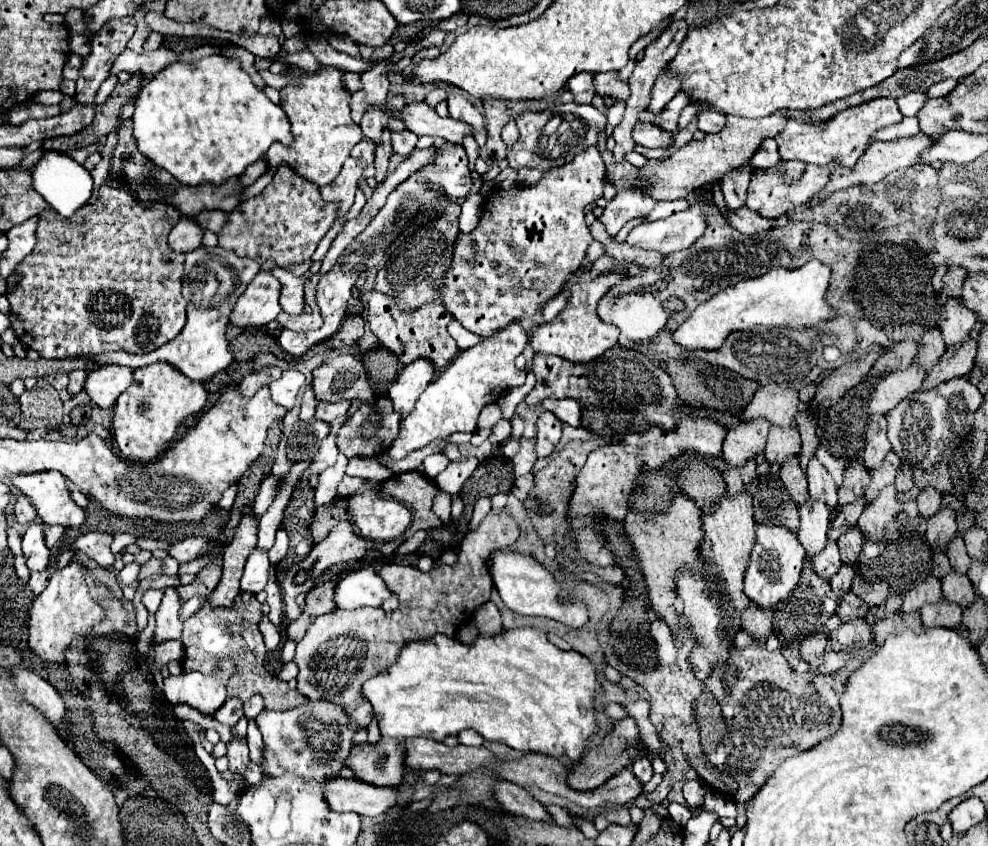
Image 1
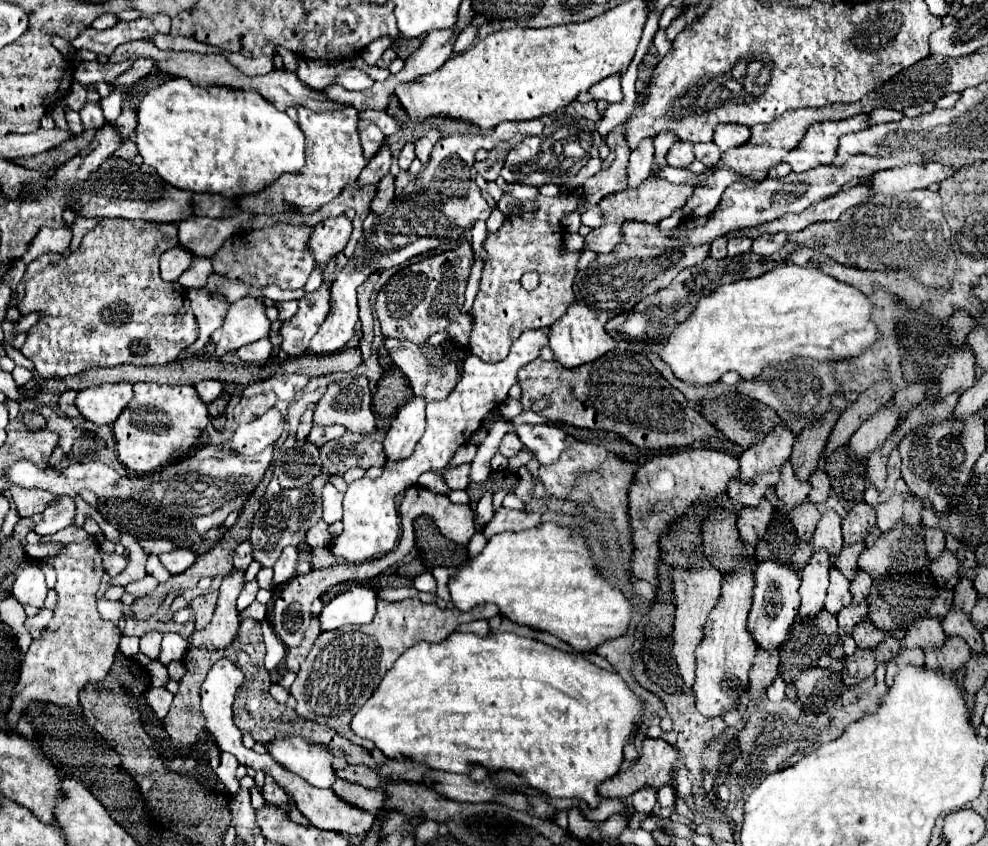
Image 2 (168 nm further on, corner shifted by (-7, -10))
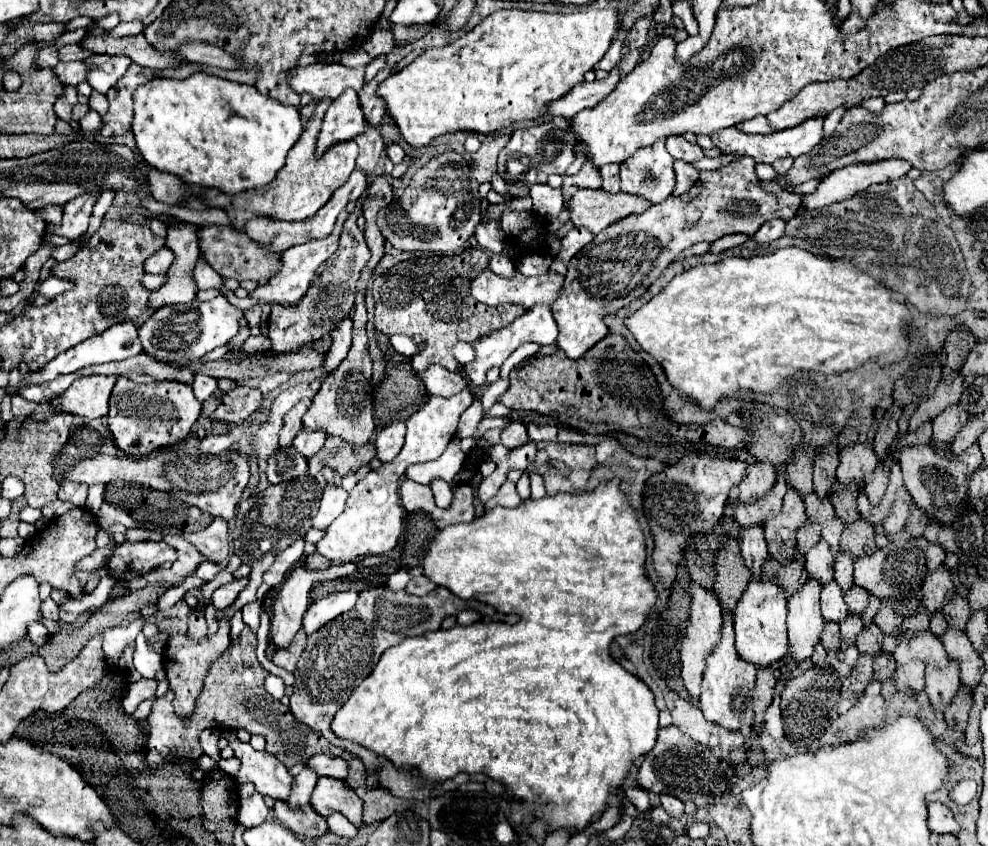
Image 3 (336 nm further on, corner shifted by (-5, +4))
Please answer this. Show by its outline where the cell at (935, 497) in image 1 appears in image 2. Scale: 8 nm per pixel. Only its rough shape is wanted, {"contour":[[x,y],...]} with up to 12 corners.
{"contour":[[925,528],[927,558],[945,550],[945,534]]}

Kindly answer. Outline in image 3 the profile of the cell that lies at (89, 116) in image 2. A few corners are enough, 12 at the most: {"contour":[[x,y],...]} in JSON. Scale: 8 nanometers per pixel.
{"contour":[[89,110],[79,126],[83,132],[97,130],[101,126],[101,116]]}

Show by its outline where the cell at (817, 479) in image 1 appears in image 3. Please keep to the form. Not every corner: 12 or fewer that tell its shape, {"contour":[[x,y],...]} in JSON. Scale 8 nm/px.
{"contour":[[825,538],[805,554],[805,570],[821,584],[833,578],[833,554]]}

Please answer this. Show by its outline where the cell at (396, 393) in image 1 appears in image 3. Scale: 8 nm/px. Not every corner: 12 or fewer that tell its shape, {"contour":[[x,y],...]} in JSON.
{"contour":[[405,420],[379,430],[373,438],[377,458],[391,462],[403,448]]}

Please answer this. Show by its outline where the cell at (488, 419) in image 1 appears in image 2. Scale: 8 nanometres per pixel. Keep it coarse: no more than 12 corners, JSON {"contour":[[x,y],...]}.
{"contour":[[547,424],[516,426],[525,448],[541,464],[555,462],[567,436]]}

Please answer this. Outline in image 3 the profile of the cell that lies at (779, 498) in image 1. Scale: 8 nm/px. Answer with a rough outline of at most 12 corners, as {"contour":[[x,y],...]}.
{"contour":[[795,548],[791,562],[767,558],[763,574],[775,576],[791,596],[805,582],[805,556]]}

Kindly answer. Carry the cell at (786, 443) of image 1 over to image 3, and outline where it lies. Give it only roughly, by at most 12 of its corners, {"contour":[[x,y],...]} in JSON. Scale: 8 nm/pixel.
{"contour":[[787,488],[783,510],[767,518],[769,554],[787,562],[795,552],[795,530],[805,506]]}

